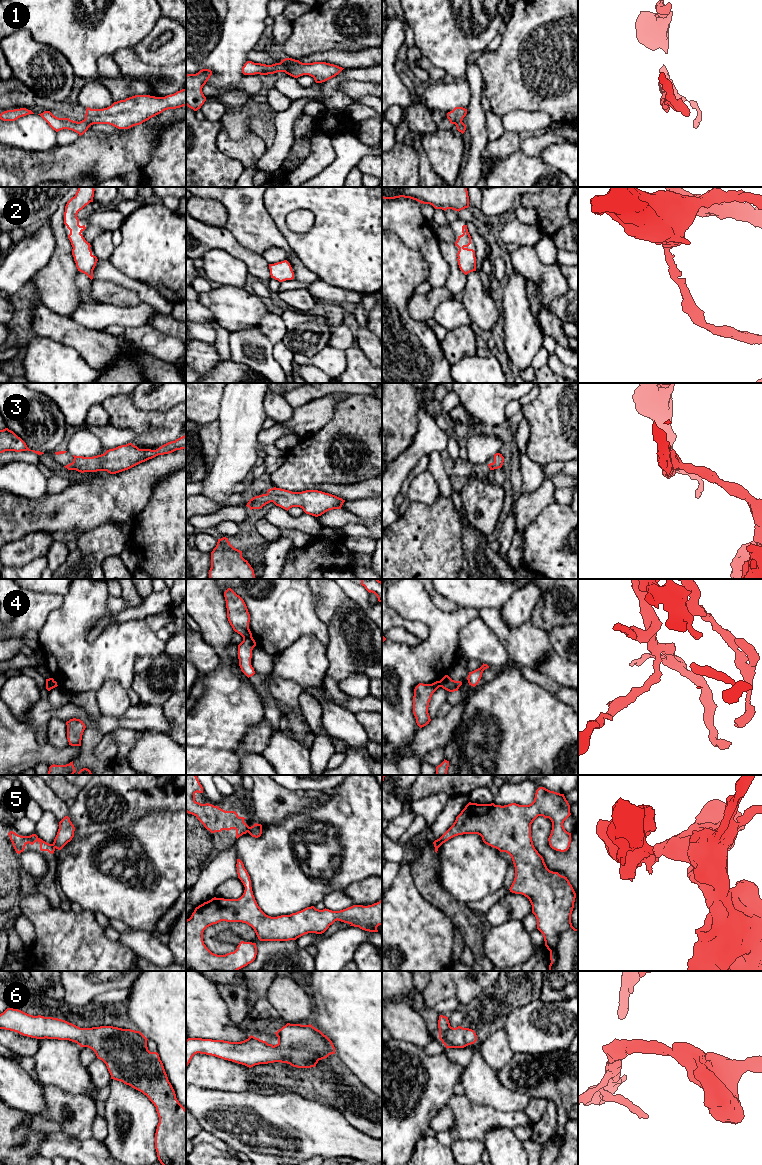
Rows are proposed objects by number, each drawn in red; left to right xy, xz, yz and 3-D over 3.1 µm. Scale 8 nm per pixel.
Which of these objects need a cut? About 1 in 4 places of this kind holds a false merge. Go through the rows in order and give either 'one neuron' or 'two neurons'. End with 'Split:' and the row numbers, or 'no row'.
1: two neurons
2: one neuron
3: one neuron
4: two neurons
5: two neurons
6: one neuron
Split: 1, 4, 5

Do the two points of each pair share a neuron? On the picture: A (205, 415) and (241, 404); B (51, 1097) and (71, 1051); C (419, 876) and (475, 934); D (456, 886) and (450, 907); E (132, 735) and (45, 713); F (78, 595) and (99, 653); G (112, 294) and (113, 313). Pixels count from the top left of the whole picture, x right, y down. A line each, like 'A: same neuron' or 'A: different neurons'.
A: different neurons
B: different neurons
C: same neuron
D: different neurons
E: different neurons
F: same neuron
G: different neurons

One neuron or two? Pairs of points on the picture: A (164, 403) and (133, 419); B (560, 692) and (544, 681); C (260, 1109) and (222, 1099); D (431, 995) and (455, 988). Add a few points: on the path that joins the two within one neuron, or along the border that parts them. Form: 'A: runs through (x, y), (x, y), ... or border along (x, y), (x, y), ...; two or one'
A: border along (130, 397), (143, 410), (169, 410), (173, 406); two
B: runs through (556, 689), (548, 683); one
C: runs through (251, 1105), (231, 1104); one
D: runs through (437, 990), (439, 988), (449, 988); one

